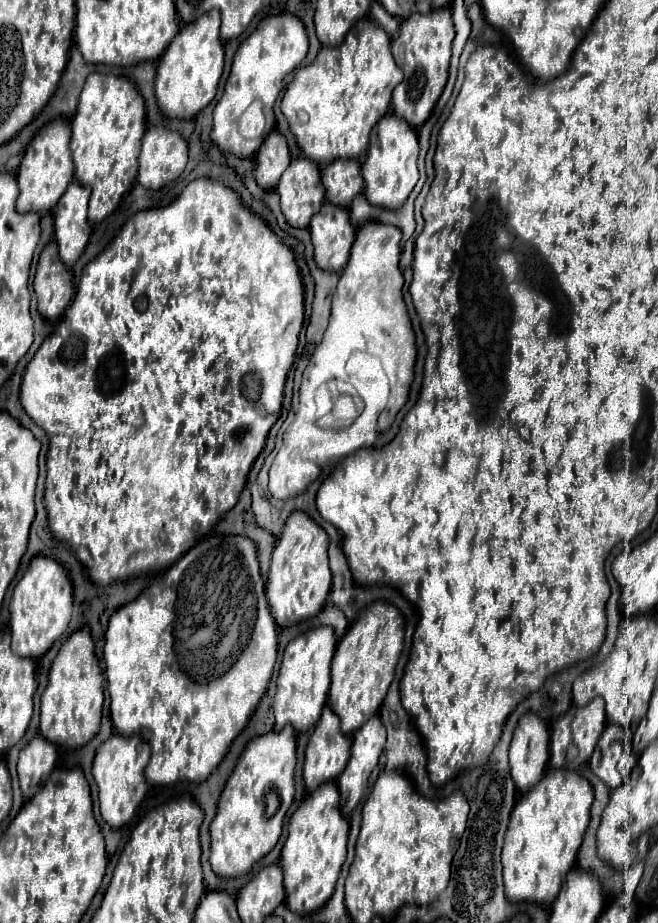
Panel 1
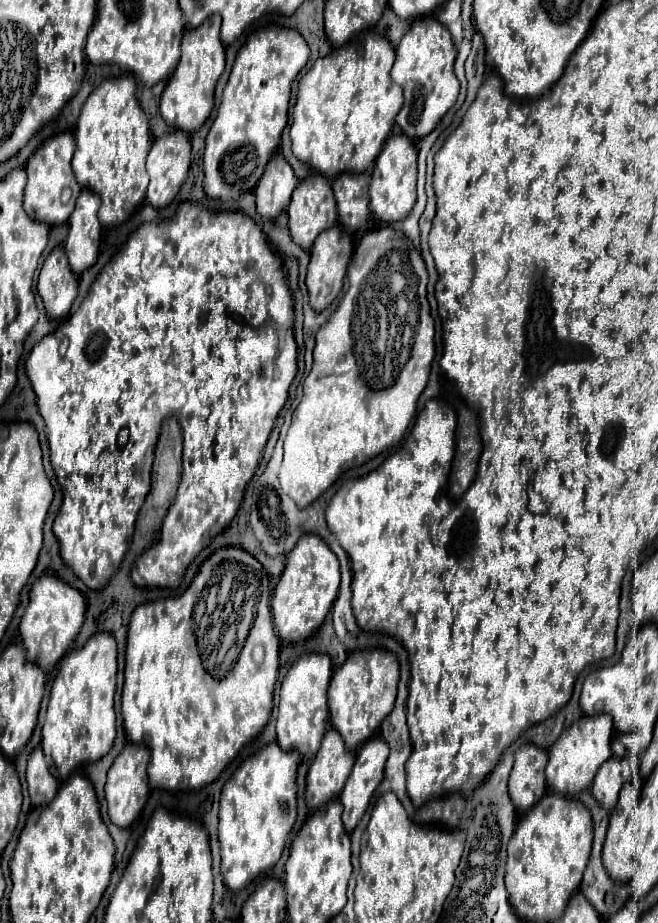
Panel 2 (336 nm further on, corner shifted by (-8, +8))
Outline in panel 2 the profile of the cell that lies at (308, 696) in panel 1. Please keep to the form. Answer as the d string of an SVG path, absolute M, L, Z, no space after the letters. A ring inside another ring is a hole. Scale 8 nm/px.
M304 654L300 656L292 668L288 670L282 692L280 692L280 708L278 708L278 744L282 750L298 750L302 760L312 760L316 750L320 748L320 738L326 730L328 720L328 704L326 704L326 690L332 676L332 660L326 654Z

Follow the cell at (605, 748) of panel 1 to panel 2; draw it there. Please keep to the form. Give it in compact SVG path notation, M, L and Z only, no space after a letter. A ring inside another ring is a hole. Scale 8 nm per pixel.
M610 758L600 766L592 784L592 794L602 808L612 810L612 806L616 806L622 786L634 776L634 766L634 758Z

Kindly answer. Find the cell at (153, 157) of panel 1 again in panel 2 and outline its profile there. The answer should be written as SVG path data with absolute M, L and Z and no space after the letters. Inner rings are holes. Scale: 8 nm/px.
M176 130L156 138L150 148L146 166L150 174L146 200L152 208L166 208L178 194L190 170L188 134Z

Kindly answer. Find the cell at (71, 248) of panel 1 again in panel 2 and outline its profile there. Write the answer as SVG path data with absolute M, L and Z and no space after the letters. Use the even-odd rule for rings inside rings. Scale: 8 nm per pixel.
M82 190L76 208L68 220L70 234L64 250L74 274L82 274L86 268L96 264L100 246L100 222L98 222L100 196L90 190Z

